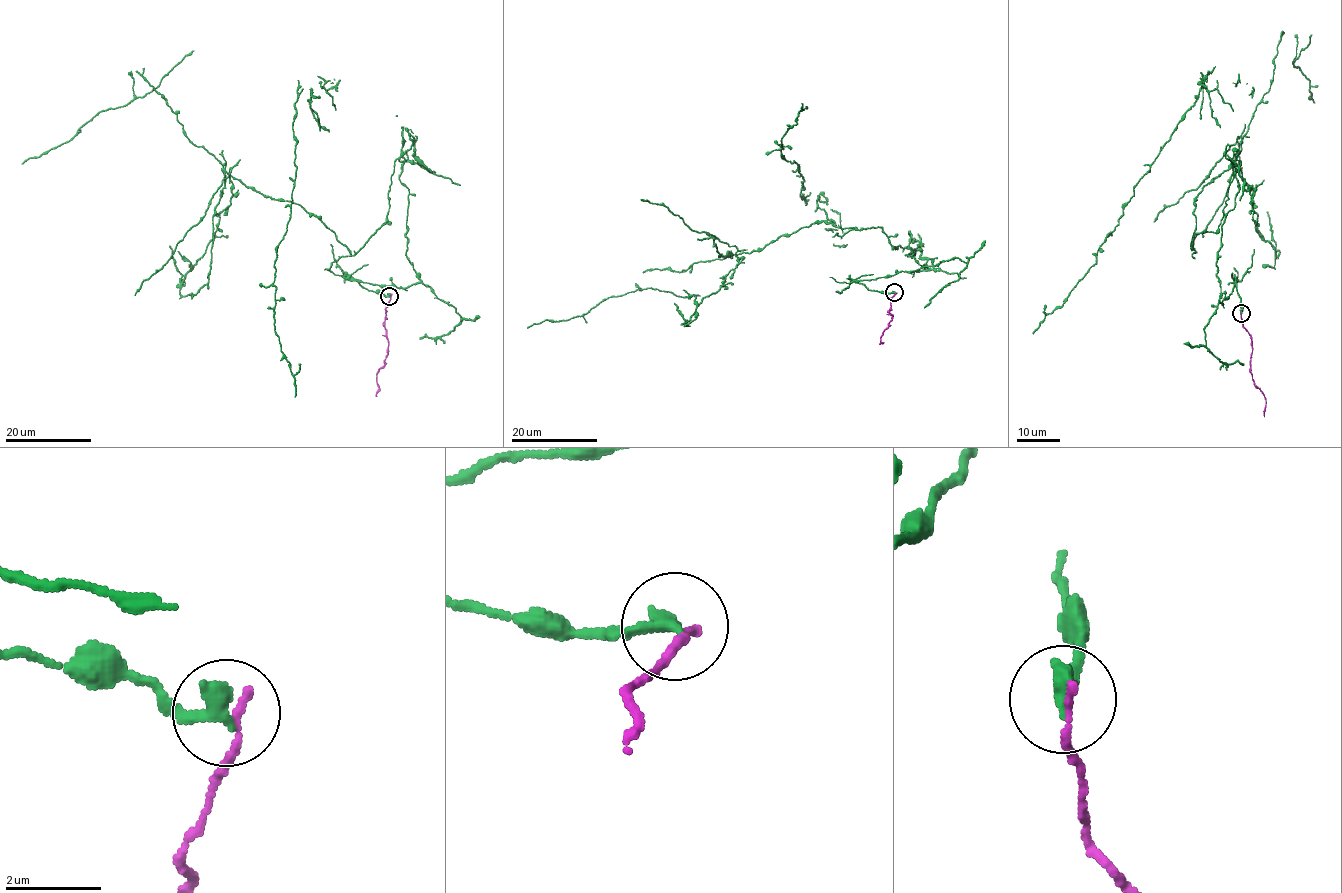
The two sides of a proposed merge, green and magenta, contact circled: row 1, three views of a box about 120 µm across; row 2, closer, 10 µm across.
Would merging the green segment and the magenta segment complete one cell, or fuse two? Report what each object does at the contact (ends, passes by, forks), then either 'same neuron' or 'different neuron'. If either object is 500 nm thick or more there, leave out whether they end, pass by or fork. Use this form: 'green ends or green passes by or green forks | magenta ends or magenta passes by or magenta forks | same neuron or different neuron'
green ends | magenta ends | different neuron

